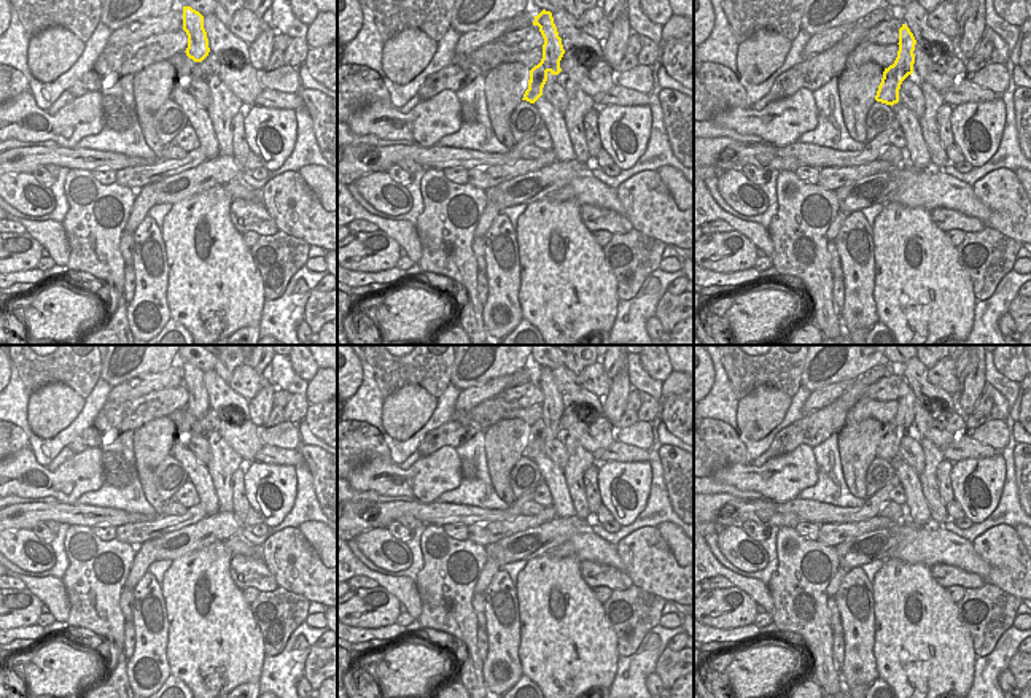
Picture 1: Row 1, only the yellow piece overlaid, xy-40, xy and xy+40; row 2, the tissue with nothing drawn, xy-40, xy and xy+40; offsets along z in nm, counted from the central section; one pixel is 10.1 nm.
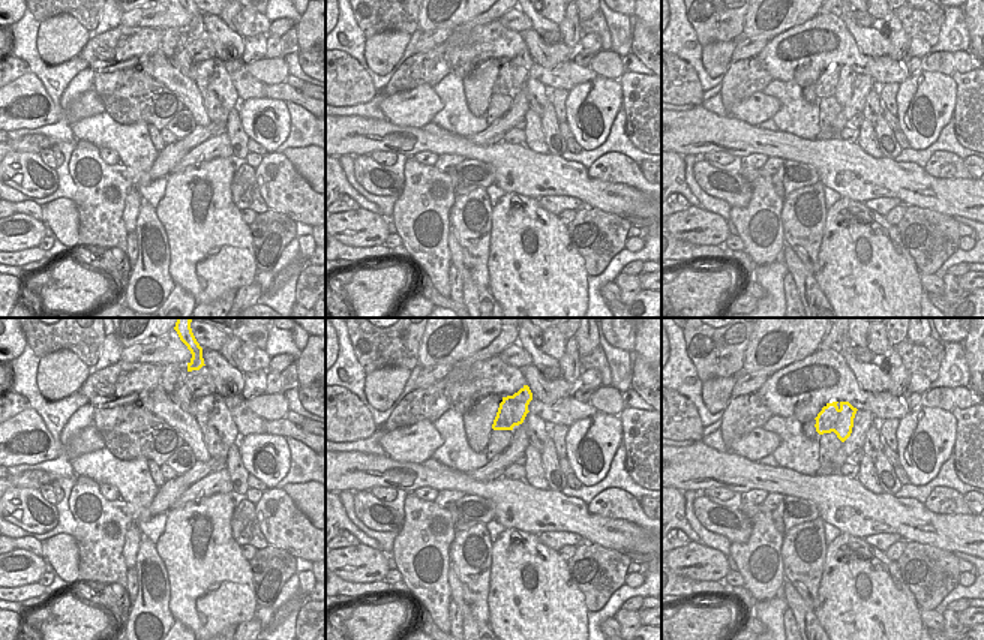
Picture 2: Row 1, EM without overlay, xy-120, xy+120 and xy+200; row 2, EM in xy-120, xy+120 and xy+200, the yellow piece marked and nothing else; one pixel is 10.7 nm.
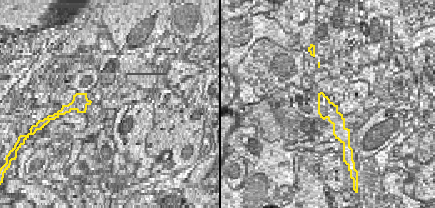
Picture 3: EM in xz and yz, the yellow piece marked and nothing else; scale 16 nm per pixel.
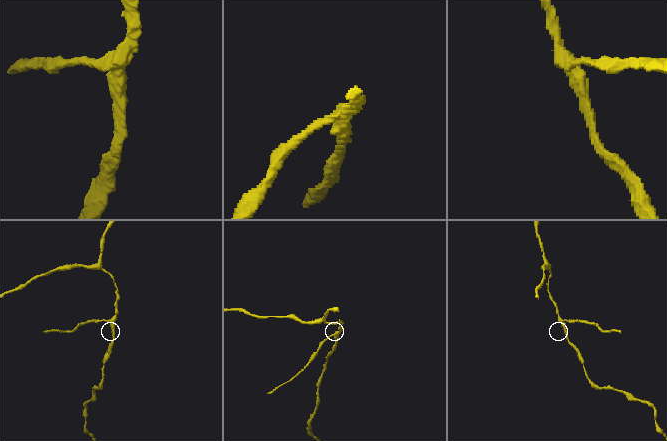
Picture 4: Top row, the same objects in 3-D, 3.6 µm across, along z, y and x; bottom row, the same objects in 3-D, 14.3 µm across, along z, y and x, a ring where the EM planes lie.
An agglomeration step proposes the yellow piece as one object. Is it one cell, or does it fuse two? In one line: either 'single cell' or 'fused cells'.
fused cells

